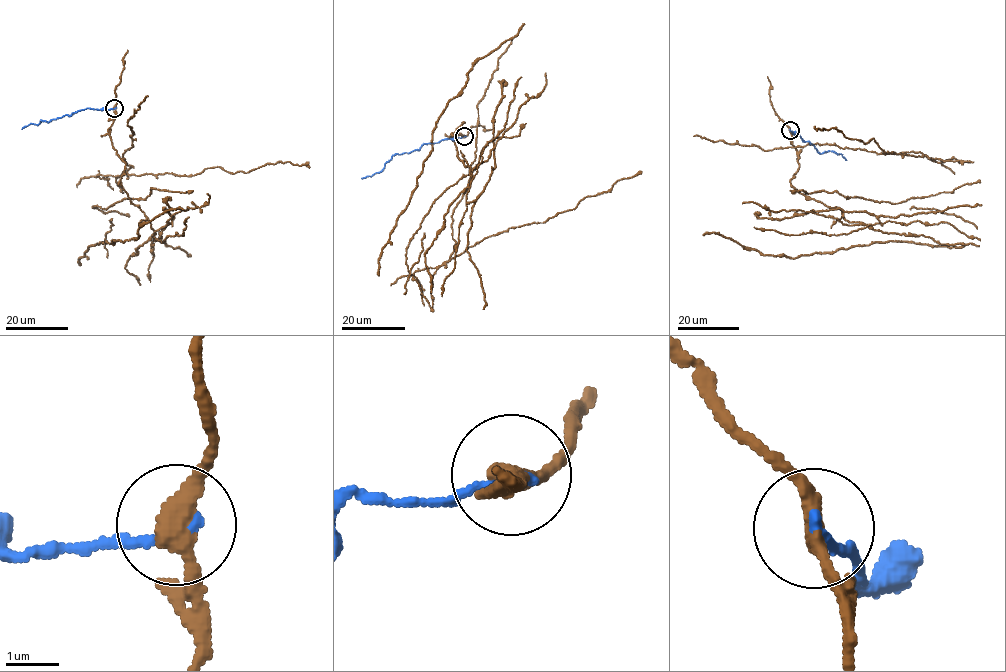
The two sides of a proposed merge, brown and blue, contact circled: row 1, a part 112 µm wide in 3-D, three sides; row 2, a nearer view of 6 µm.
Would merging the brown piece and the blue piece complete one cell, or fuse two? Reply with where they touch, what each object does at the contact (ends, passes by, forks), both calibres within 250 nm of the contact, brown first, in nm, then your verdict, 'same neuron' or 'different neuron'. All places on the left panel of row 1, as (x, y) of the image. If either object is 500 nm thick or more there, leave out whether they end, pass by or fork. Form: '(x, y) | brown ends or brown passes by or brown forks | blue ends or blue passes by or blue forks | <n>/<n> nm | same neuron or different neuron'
(114, 108) | brown passes by | blue ends | 340/200 nm | different neuron

